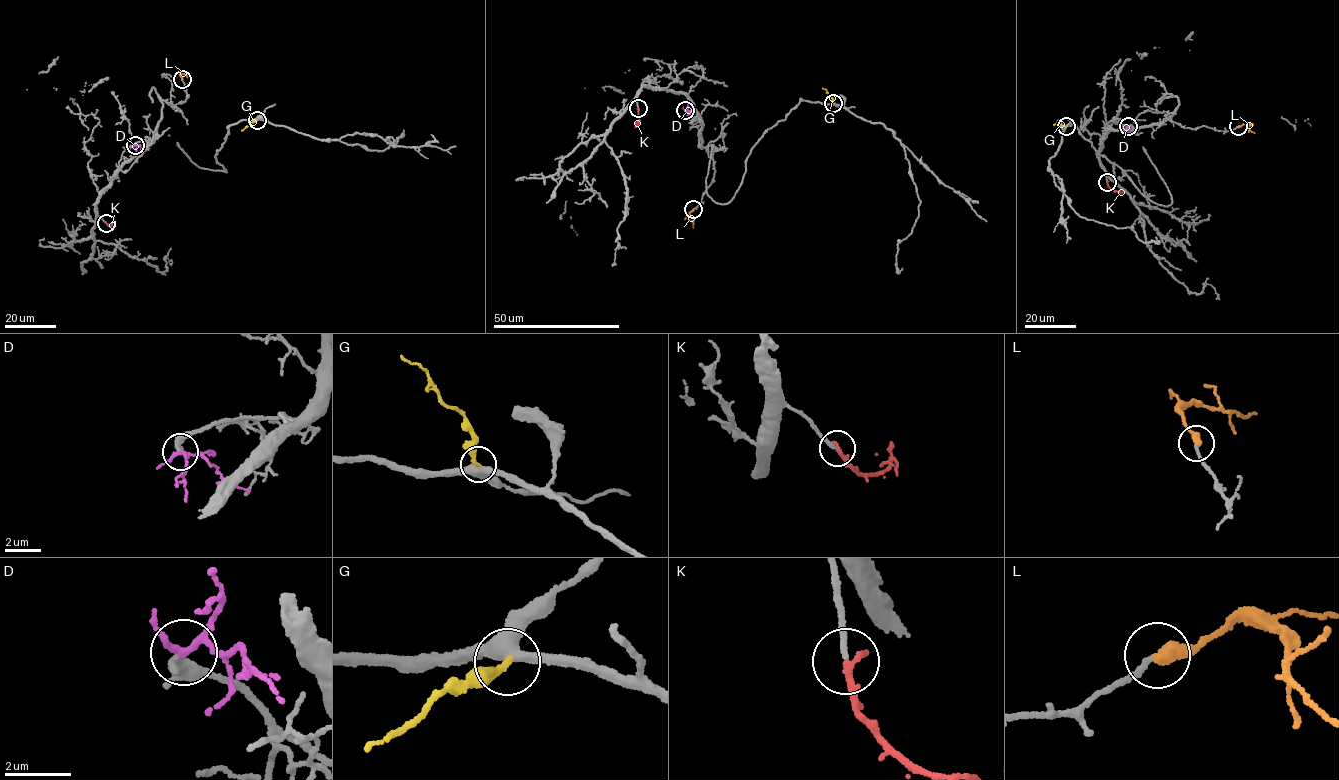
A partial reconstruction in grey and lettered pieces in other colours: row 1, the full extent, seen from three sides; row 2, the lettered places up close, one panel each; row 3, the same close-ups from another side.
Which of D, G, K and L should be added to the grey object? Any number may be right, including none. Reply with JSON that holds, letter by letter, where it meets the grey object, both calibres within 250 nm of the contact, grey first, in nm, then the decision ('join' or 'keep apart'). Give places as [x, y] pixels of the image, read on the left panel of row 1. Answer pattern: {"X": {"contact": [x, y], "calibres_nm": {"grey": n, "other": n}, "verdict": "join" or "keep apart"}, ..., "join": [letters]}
{"D": {"contact": [135, 145], "calibres_nm": {"grey": 320, "other": 170}, "verdict": "join"}, "G": {"contact": [257, 120], "calibres_nm": {"grey": 360, "other": 280}, "verdict": "keep apart"}, "K": {"contact": [106, 223], "calibres_nm": {"grey": 170, "other": 240}, "verdict": "join"}, "L": {"contact": [182, 79], "calibres_nm": {"grey": 170, "other": 400}, "verdict": "join"}, "join": ["D", "K", "L"]}

